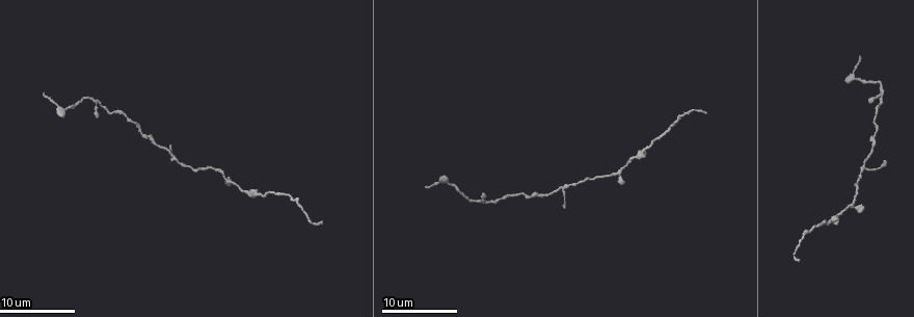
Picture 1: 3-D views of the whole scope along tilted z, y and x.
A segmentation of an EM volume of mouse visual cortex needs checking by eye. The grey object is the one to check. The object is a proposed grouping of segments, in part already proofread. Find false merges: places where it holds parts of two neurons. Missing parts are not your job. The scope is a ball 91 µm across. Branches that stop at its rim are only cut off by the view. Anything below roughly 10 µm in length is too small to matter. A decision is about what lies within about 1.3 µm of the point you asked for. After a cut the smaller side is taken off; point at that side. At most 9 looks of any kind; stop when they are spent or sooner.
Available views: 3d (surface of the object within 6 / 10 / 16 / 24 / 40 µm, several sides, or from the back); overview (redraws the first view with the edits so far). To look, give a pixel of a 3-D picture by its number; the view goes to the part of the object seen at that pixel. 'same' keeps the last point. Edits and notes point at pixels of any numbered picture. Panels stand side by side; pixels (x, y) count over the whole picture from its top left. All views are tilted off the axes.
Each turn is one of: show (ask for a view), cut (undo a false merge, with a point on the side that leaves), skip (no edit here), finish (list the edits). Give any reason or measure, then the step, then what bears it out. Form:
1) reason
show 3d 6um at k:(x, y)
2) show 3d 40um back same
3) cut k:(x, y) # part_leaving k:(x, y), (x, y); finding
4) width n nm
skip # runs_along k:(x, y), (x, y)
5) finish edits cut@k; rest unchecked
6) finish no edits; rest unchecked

calibre changes
show 3d 10um at 1:(530, 198)

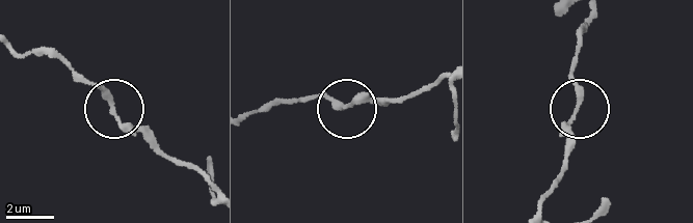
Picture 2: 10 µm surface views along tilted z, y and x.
show 3d 10um back at 2:(347, 106)

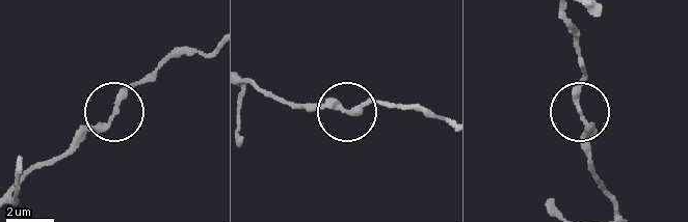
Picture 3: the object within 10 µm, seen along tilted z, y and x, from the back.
skip # runs_along 3:(612, 205), (593, 166), (580, 106), (585, 62); one neuron here

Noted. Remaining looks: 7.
side arm on a straight run
show 3d 6um at 1:(179, 163)

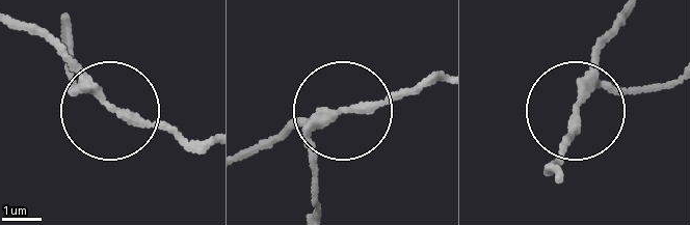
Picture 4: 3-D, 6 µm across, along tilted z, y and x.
show 3d 6um back at 4:(578, 106)

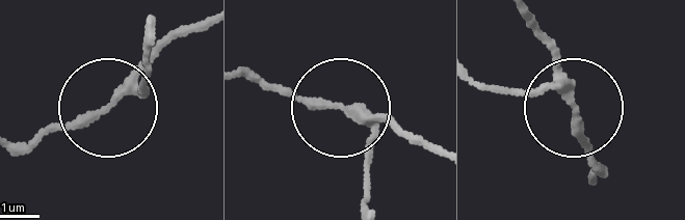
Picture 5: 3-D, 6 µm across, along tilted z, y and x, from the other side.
arms 3
skip # runs_along 5:(103, 108), (25, 150); one neuron here

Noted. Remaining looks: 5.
calibre changes
show 3d 16um at 1:(632, 158)

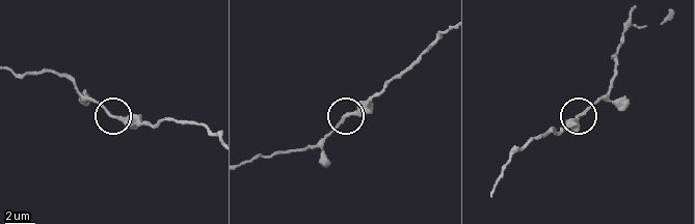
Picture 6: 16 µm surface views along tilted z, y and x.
width 240 nm
skip # runs_along 6:(15, 72), (59, 72), (80, 94), (107, 111), (146, 121); one neuron here

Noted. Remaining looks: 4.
thick turns thin
show 3d 16um at 1:(462, 192)

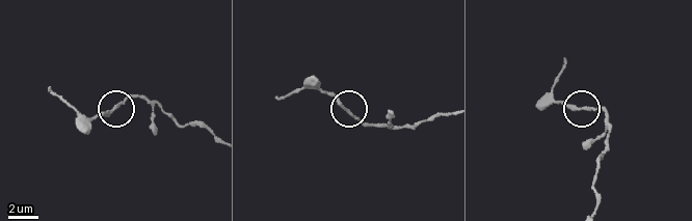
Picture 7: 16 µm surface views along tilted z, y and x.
show 3d 16um back at 7:(351, 111)

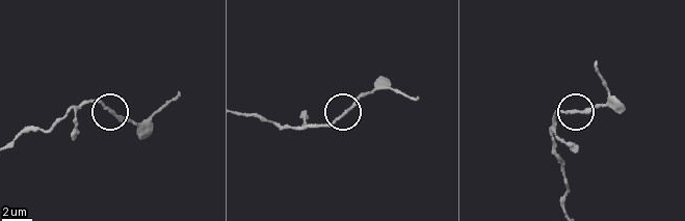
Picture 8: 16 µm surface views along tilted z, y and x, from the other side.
skip # runs_along 8:(564, 209), (567, 178), (552, 132), (555, 112), (614, 104); continuous, no second neuron

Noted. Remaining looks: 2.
finish no edits; rest unchecked

